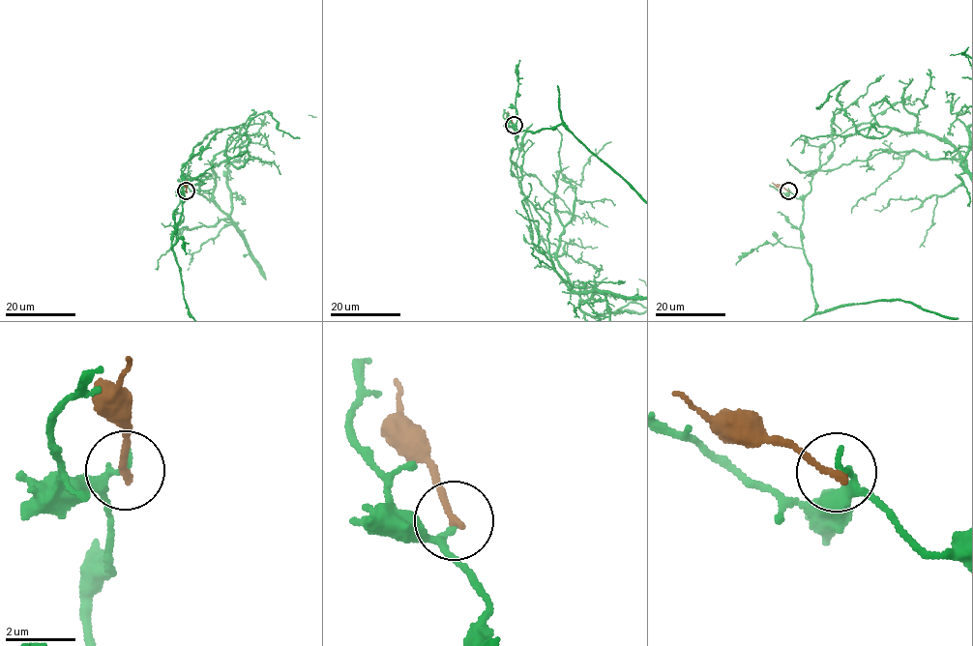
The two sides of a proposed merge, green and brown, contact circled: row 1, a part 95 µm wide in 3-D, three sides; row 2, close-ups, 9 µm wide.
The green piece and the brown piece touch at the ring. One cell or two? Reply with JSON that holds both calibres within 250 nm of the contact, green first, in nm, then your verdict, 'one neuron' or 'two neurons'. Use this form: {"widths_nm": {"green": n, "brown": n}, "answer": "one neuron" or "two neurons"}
{"widths_nm": {"green": 170, "brown": 200}, "answer": "two neurons"}

